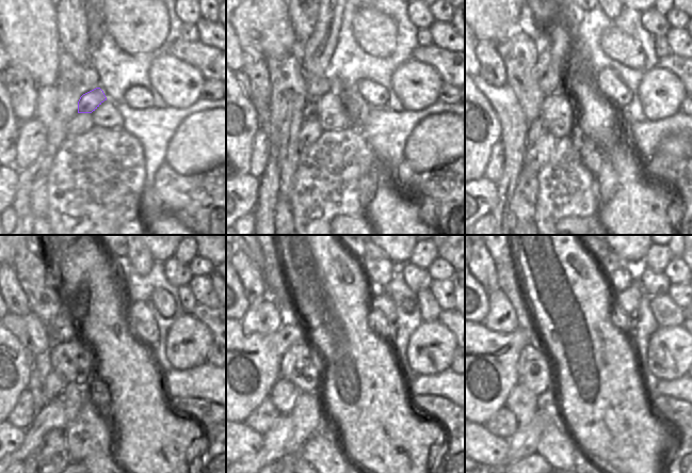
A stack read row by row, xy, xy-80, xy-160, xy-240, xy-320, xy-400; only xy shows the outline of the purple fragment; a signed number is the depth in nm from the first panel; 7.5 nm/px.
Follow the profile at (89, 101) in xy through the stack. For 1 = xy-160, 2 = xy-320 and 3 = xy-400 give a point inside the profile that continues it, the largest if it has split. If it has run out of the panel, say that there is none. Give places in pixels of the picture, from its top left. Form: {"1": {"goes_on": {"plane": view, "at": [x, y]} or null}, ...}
{"1": {"goes_on": {"plane": "xy-160", "at": [536, 128]}}, "2": {"goes_on": {"plane": "xy-320", "at": [284, 394]}}, "3": {"goes_on": {"plane": "xy-400", "at": [522, 403]}}}

